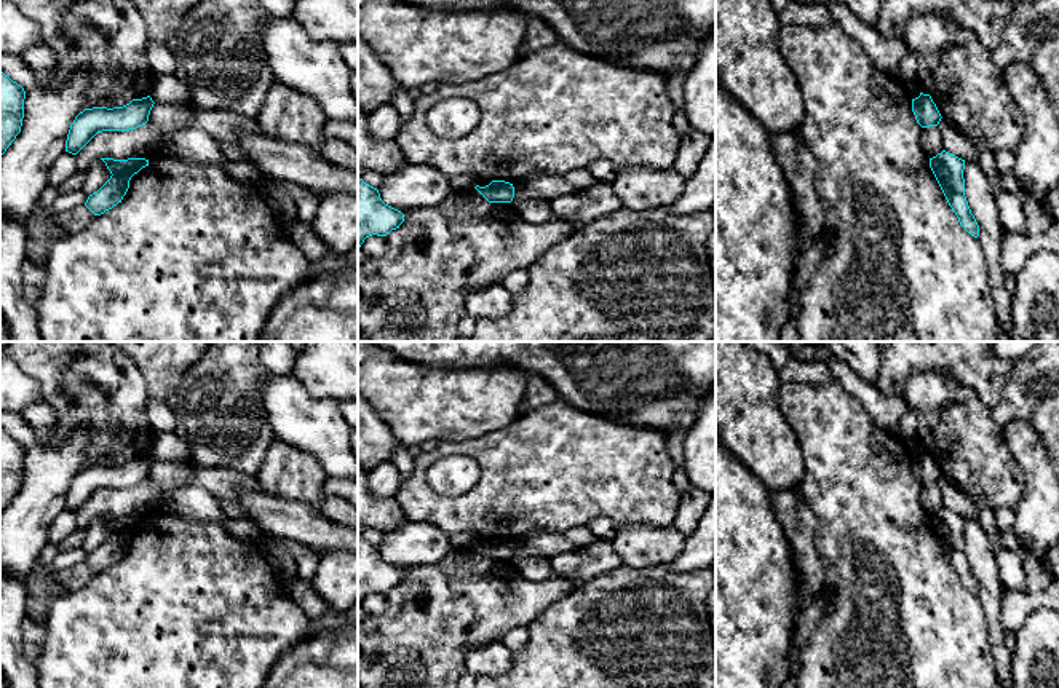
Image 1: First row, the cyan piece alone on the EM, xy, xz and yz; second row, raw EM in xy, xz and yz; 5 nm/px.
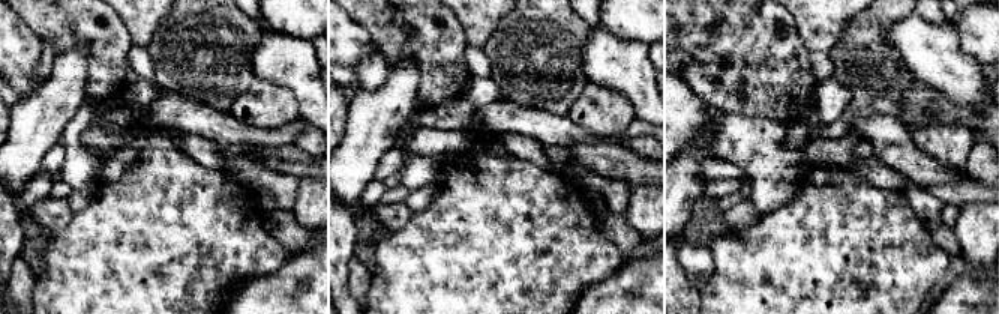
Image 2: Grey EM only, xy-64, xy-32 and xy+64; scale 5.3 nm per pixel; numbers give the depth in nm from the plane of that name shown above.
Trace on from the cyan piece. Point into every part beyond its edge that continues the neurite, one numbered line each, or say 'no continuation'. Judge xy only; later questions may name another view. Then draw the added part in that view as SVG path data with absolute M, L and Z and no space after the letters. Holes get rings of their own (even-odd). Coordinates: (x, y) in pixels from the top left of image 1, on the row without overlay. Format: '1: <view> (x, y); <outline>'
no continuation

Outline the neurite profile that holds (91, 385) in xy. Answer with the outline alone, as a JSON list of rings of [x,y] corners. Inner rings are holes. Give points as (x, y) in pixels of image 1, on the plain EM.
[[[0,342],[0,351],[11,358],[21,370],[35,378],[40,388],[40,402],[51,405],[56,412],[56,431],[48,447],[59,445],[77,429],[88,429],[88,466],[93,465],[123,465],[133,457],[147,455],[157,434],[147,415],[147,382],[134,366],[133,359],[121,350],[105,342]]]

